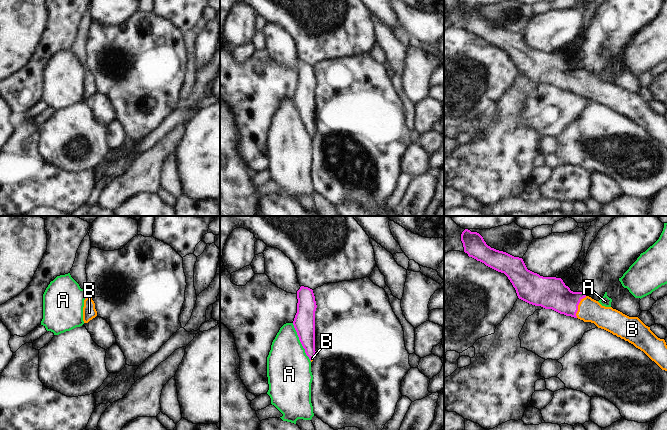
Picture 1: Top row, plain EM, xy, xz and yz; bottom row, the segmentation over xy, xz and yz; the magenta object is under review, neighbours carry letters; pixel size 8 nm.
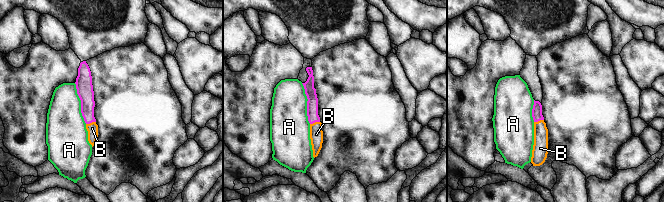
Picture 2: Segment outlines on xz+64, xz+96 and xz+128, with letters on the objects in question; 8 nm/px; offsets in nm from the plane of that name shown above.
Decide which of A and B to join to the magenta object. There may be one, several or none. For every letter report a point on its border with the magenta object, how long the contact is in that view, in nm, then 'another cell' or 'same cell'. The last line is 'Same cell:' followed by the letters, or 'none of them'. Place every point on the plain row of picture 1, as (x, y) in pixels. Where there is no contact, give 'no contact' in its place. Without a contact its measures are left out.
A: contact xz (300, 117); length 340 nm; another cell
B: contact yz (577, 82); length 190 nm; same cell
Same cell: B

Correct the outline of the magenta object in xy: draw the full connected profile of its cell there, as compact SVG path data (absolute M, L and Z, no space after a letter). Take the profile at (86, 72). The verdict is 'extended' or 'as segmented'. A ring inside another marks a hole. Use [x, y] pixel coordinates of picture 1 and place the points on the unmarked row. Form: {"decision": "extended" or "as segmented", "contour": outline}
{"decision": "extended", "contour": "M86 70L83 83L83 97L84 99L88 99L96 92L97 92L97 87L95 85L95 79L92 76L92 74Z"}

